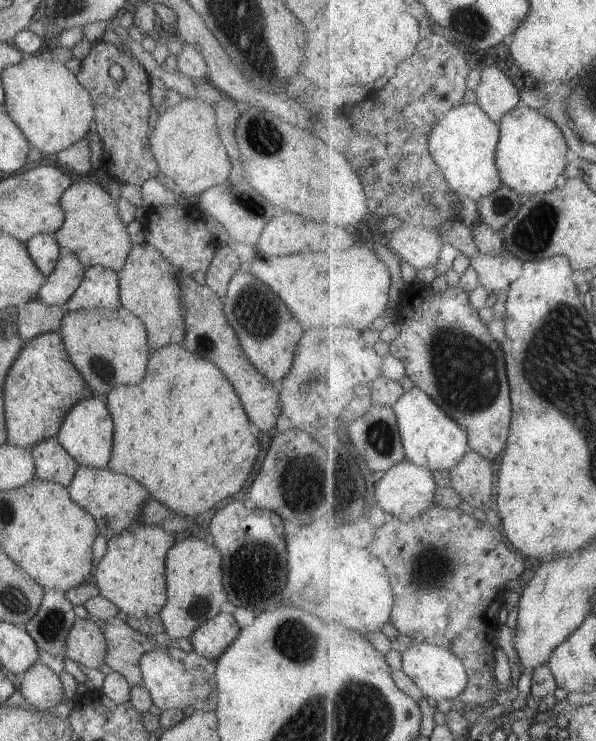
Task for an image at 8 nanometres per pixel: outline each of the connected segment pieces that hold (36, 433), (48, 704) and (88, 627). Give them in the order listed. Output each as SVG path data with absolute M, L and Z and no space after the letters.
M41 333L23 341L3 384L7 442L30 450L38 442L57 434L62 420L74 404L93 396L82 376L69 362L59 333Z
M40 660L32 664L20 678L17 691L32 708L45 711L62 701L62 682L58 674Z
M88 618L74 620L66 636L65 658L83 664L88 669L98 669L104 663L106 640L103 631Z

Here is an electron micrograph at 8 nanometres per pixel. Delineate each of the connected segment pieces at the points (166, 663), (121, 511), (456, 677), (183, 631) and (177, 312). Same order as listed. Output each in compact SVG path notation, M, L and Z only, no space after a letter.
M160 648L147 651L138 662L143 687L149 693L152 704L159 709L179 709L191 706L195 711L213 711L216 707L217 693L214 680L214 667L211 661L194 650L183 652L178 648Z
M78 465L66 489L70 499L94 518L96 531L105 538L141 523L140 512L149 498L145 488L133 478L111 472L107 467L94 469Z
M414 642L403 652L402 669L415 681L431 703L439 700L452 702L469 686L471 674L464 661L445 646Z
M188 534L179 536L169 547L164 560L166 603L158 614L164 632L172 639L188 639L206 620L220 613L220 606L228 600L222 585L221 553L214 544L207 544Z
M147 242L133 245L127 253L118 276L118 300L132 312L146 328L146 341L151 352L168 344L182 344L184 314L180 299L180 284L176 268Z

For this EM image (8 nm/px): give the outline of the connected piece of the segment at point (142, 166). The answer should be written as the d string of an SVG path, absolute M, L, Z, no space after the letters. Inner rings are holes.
M95 40L89 54L80 60L80 71L76 74L77 82L89 91L93 101L94 120L92 129L102 144L100 168L117 183L125 182L140 186L149 177L155 177L158 166L147 140L149 126L150 77L133 57L120 50L119 47ZM111 64L119 64L125 73L122 82L115 82L109 77L107 70Z

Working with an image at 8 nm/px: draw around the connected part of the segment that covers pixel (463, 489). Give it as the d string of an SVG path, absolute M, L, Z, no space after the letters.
M470 450L464 459L449 471L451 484L471 507L484 511L493 508L493 464L482 454Z

